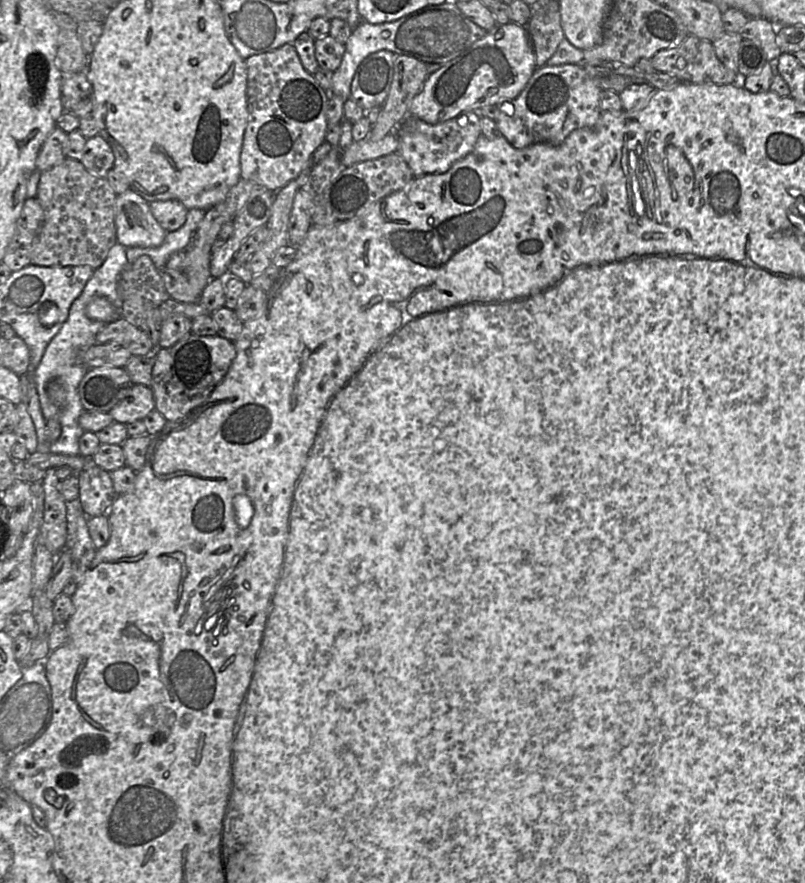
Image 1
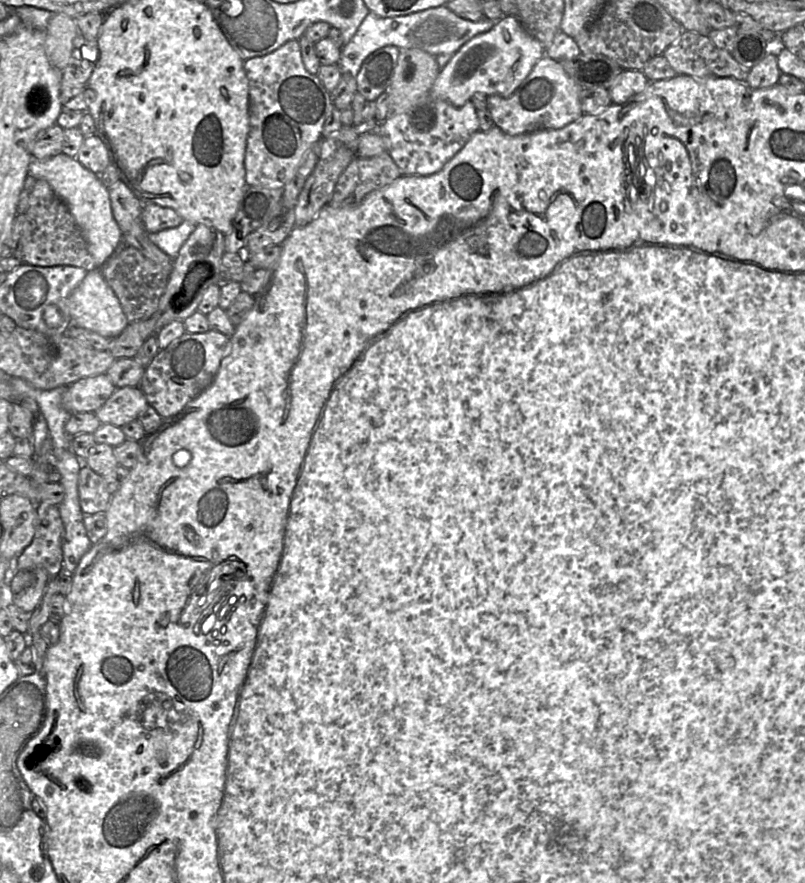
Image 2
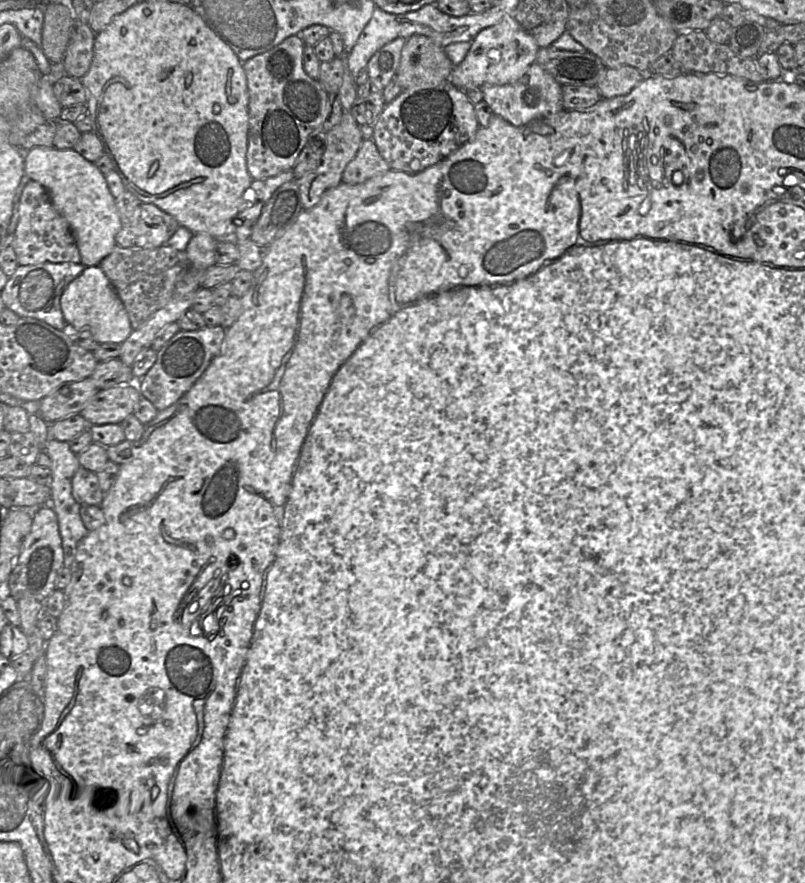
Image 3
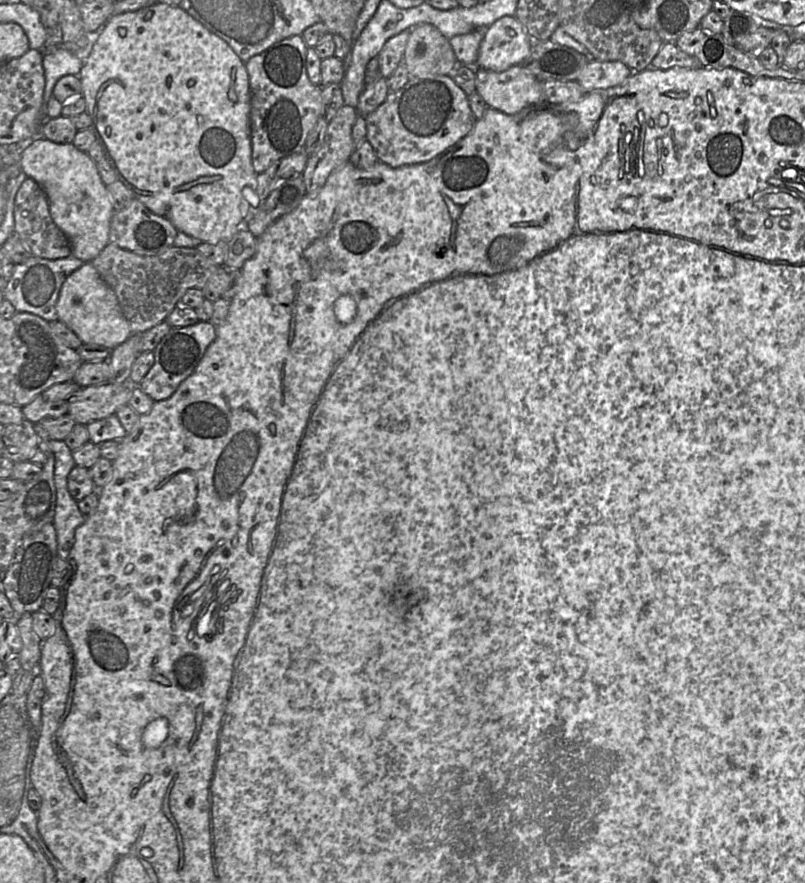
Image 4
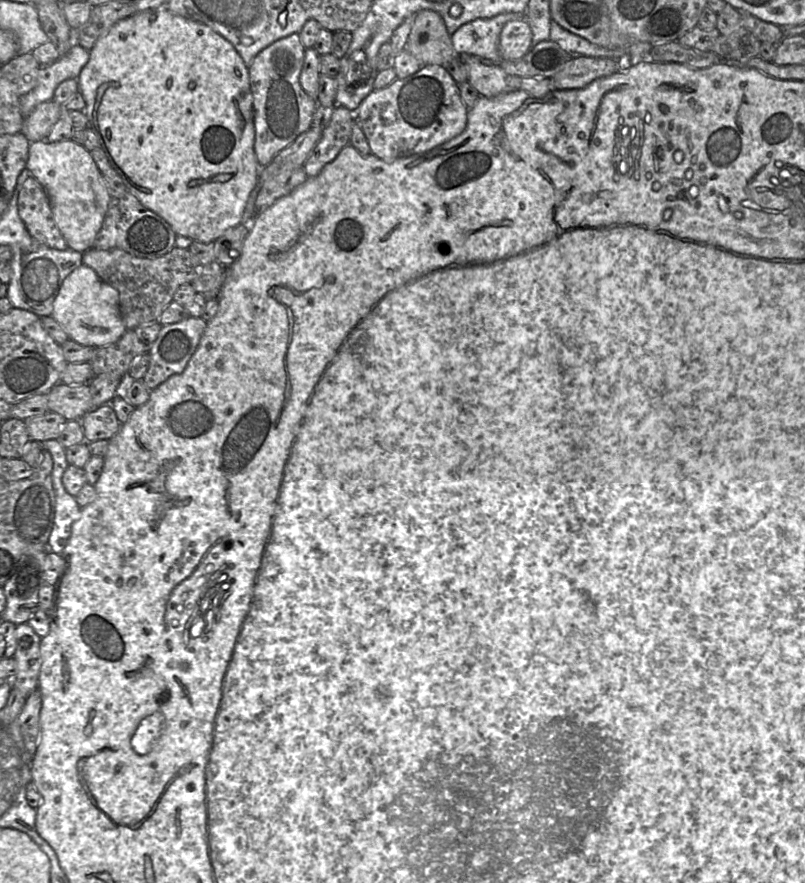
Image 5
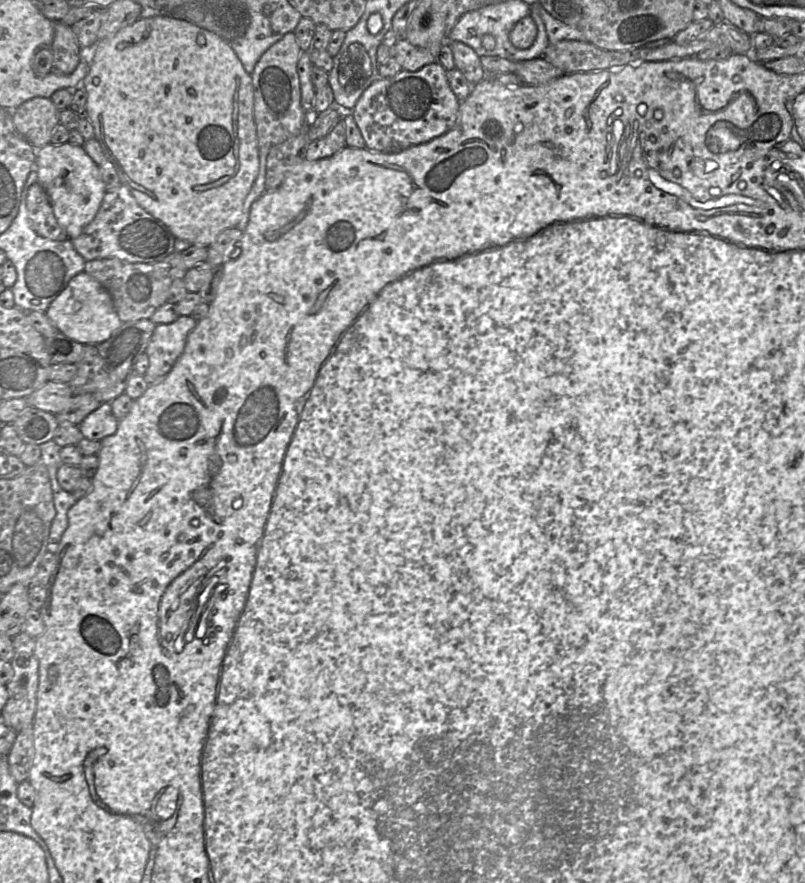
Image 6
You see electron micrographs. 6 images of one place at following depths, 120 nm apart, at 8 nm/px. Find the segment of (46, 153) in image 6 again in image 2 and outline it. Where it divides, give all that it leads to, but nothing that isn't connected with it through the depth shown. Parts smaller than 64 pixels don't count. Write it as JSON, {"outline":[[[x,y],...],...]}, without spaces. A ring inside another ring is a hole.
{"outline":[[[64,153],[42,160],[33,158],[28,167],[28,174],[36,180],[46,180],[64,202],[86,241],[96,268],[101,268],[123,242],[123,233],[114,219],[109,189],[102,183],[100,174],[91,172],[75,157]]]}

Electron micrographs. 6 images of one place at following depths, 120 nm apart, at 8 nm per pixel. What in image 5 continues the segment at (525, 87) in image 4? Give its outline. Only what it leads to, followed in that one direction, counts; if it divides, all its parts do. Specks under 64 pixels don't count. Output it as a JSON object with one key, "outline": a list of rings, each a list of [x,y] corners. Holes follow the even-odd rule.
{"outline":[[[467,55],[464,64],[468,71],[468,82],[480,96],[493,98],[513,91],[507,84],[508,74],[498,63],[487,64],[474,55]]]}

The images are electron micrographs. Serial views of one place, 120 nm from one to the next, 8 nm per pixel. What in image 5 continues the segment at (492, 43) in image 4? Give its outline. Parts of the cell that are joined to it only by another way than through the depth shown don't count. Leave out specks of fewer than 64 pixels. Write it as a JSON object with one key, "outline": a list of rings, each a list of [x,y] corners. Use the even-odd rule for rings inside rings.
{"outline":[[[525,18],[507,22],[499,36],[502,60],[518,60],[531,49],[532,31]]]}

